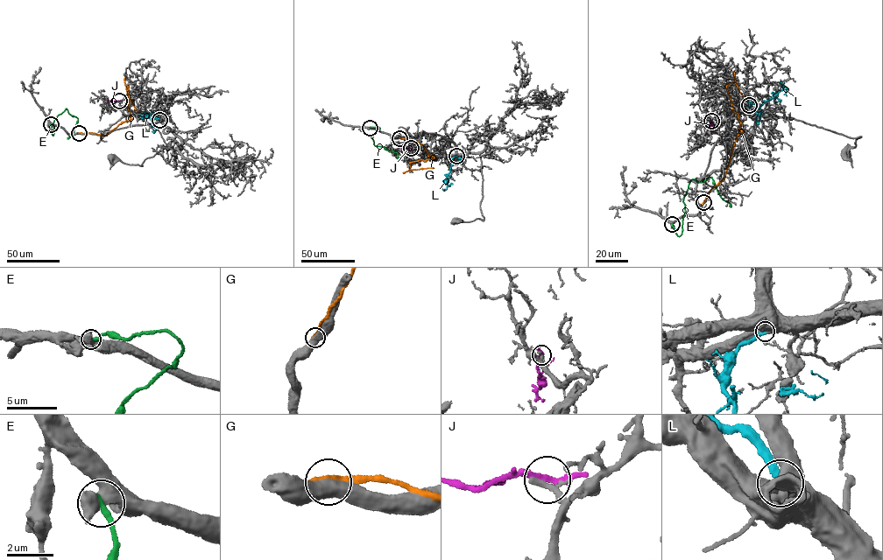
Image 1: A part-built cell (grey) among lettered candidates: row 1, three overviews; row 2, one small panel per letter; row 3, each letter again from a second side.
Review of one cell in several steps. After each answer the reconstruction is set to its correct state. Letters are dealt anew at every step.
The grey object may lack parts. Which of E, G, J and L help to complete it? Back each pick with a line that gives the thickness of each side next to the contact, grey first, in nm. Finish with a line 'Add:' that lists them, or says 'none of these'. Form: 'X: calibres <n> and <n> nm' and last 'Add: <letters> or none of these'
L: calibres 650 and 320 nm
Add: L

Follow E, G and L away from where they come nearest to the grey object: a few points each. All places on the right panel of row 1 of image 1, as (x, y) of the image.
E: (672, 223), (679, 236), (684, 197), (693, 178), (698, 182), (712, 178), (719, 195), (731, 207)
G: (703, 203), (711, 189), (724, 179), (740, 132), (727, 86), (736, 84), (752, 103)
L: (749, 106), (750, 102), (759, 108), (787, 88), (787, 95)

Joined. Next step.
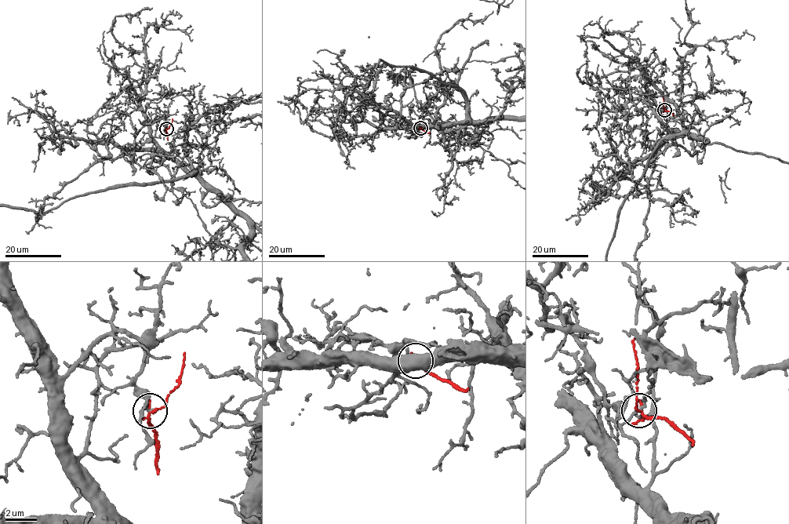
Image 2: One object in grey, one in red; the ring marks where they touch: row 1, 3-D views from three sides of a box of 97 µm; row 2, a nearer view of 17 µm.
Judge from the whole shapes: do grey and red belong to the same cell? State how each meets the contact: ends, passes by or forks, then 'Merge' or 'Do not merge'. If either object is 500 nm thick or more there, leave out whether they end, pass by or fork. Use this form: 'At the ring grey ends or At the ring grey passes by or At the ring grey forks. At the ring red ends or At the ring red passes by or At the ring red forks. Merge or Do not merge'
At the ring grey ends. At the ring red forks. Do not merge

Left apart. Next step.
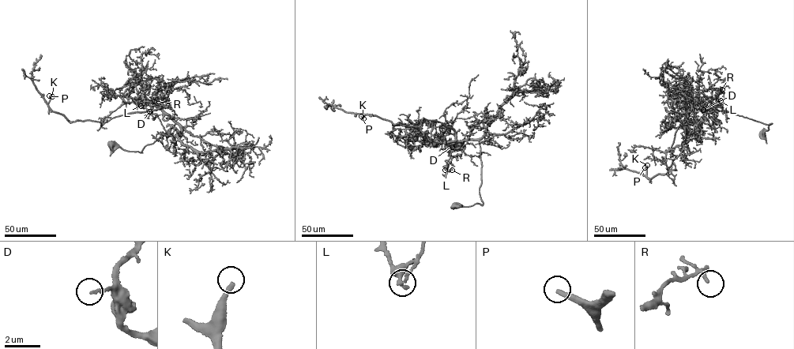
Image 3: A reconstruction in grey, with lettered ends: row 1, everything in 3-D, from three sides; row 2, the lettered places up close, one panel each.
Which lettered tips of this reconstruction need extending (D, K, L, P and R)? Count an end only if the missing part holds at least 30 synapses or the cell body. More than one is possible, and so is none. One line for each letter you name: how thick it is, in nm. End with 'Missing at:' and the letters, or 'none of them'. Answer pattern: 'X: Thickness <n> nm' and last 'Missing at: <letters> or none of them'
K: Thickness 280 nm
P: Thickness 300 nm
Missing at: K, P

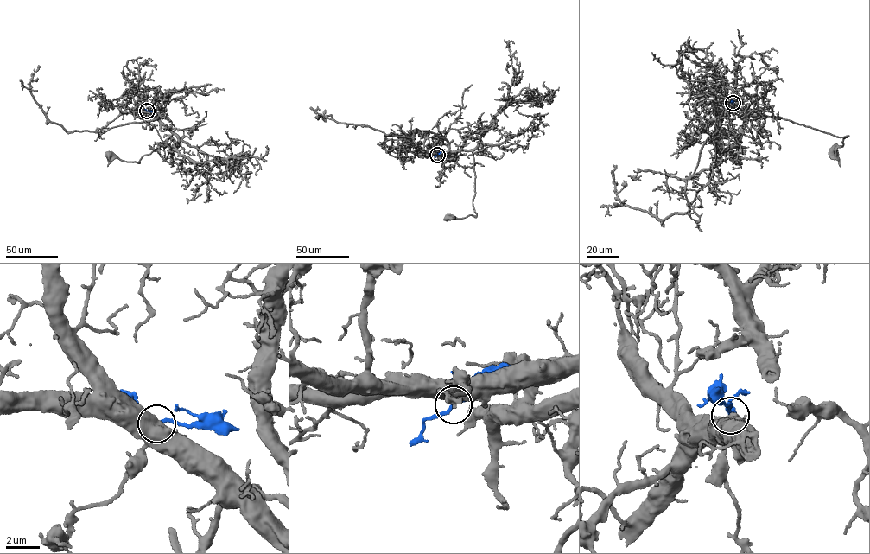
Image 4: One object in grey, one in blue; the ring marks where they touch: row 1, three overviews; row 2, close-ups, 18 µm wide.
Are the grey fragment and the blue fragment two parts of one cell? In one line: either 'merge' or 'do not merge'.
do not merge

